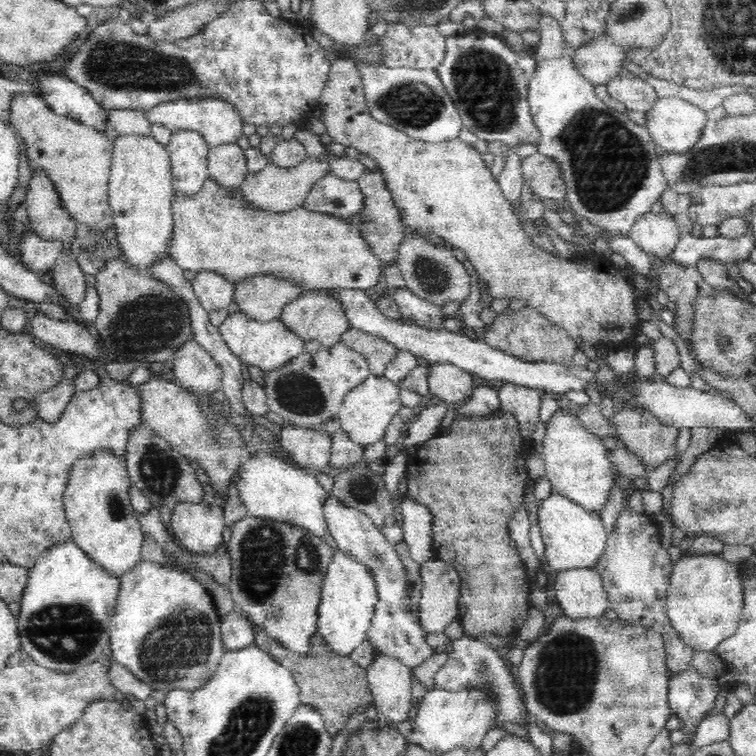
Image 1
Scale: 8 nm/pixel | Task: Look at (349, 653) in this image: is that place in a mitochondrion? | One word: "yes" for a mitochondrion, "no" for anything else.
no

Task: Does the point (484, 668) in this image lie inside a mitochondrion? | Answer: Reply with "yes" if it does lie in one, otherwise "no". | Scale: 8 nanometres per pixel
yes

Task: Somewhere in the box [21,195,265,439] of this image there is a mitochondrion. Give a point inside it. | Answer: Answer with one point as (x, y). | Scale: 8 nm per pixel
(152, 322)

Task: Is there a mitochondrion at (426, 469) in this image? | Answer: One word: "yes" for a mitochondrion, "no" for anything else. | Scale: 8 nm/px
no

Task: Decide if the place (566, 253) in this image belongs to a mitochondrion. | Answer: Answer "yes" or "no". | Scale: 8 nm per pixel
no

